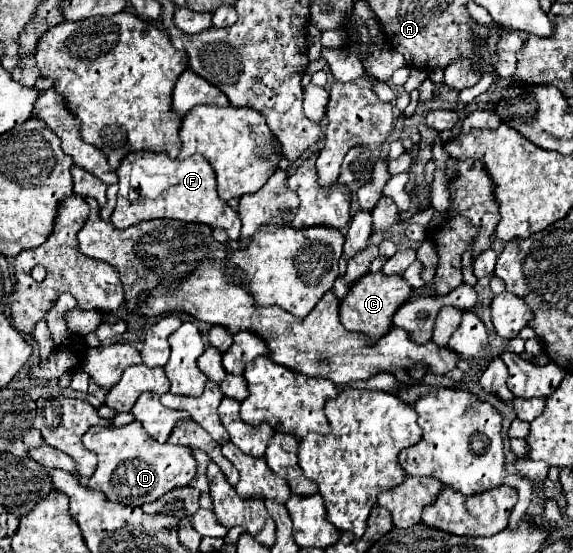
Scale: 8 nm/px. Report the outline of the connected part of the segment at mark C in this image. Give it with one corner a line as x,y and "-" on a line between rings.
381,271
379,273
367,273
363,275
357,285
353,285
347,293
347,297
341,303
341,323
355,333
363,333
369,343
377,343
383,335
387,335
387,331
393,325
393,315
397,313
397,309
409,301
413,287
401,277
401,275
393,275
393,277
385,277

